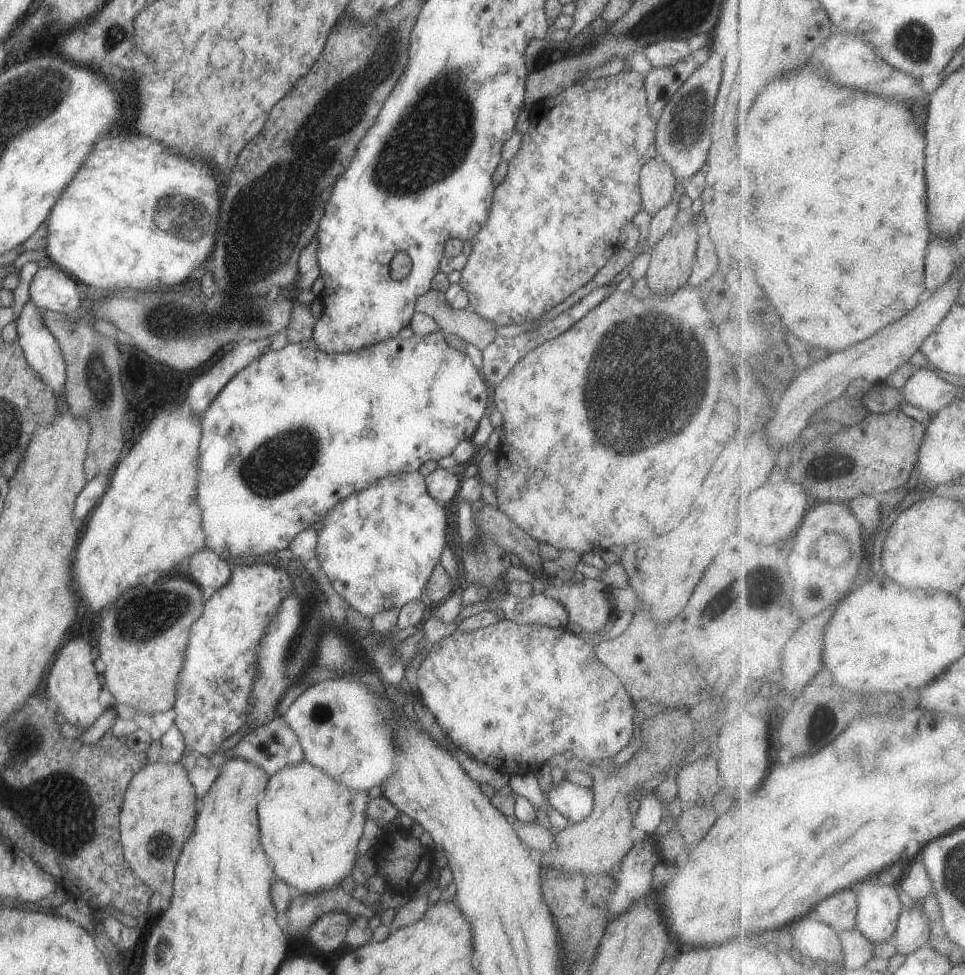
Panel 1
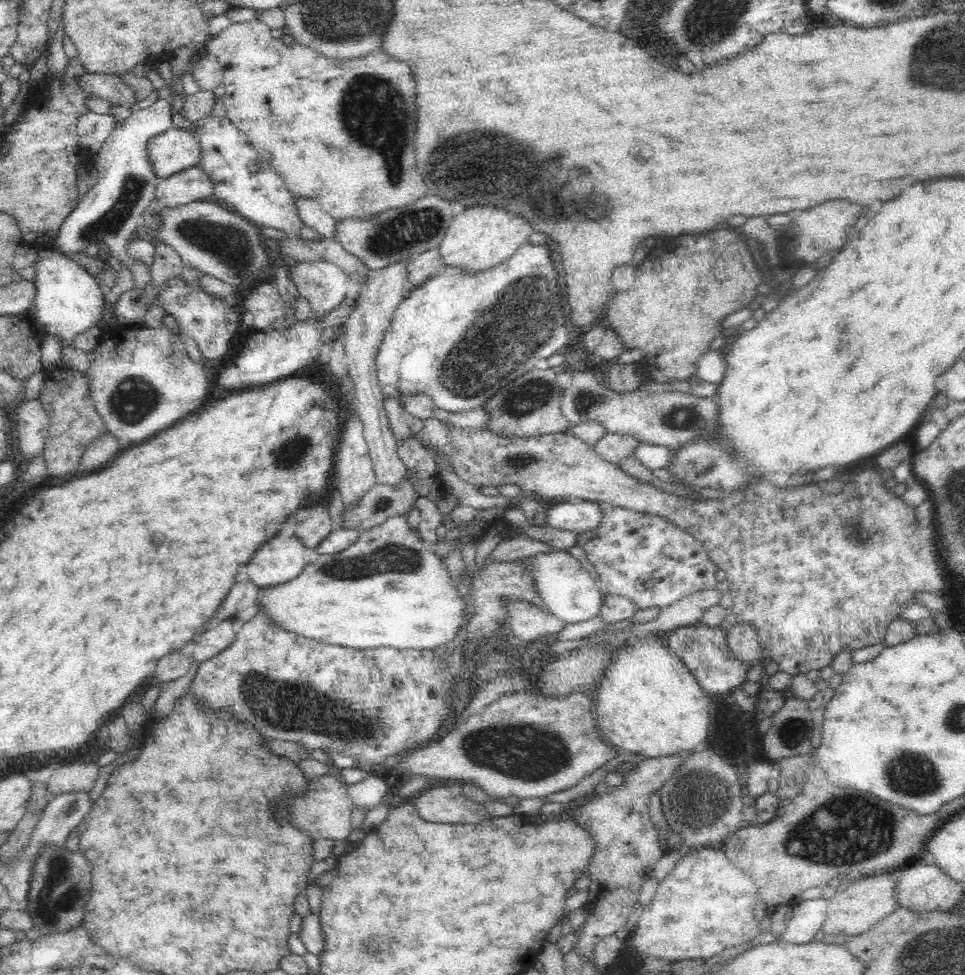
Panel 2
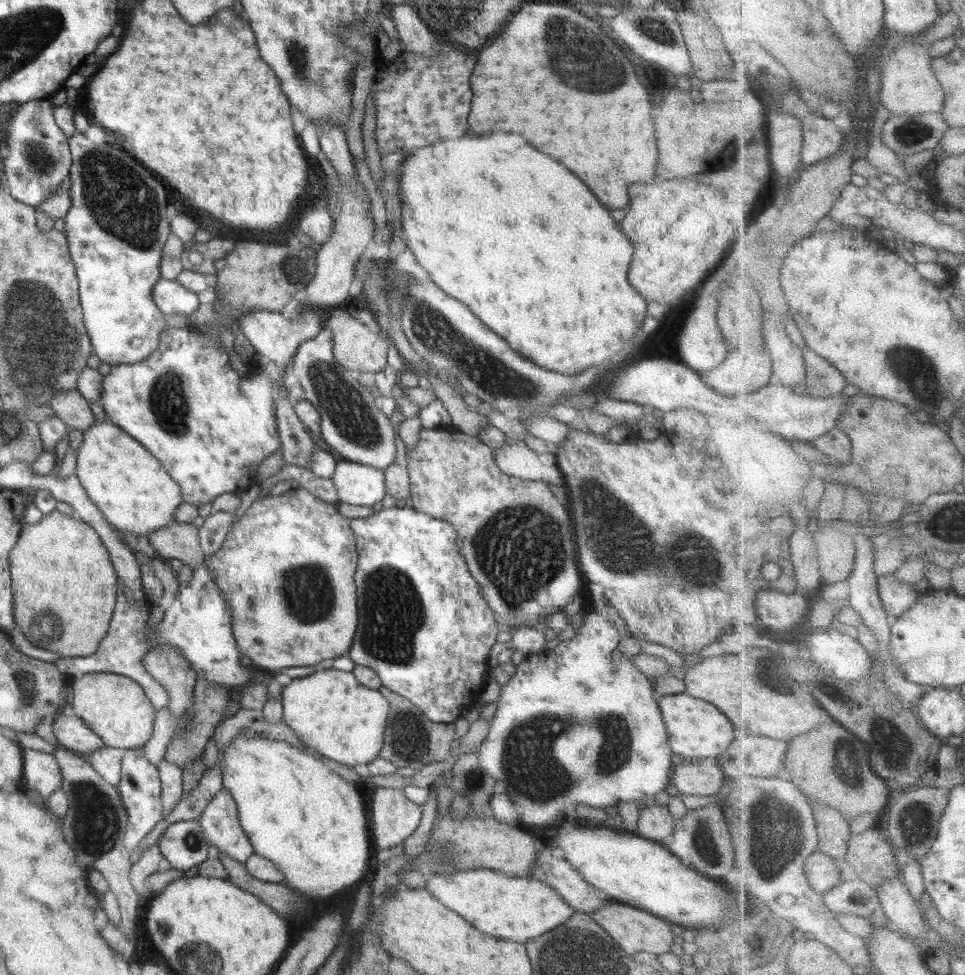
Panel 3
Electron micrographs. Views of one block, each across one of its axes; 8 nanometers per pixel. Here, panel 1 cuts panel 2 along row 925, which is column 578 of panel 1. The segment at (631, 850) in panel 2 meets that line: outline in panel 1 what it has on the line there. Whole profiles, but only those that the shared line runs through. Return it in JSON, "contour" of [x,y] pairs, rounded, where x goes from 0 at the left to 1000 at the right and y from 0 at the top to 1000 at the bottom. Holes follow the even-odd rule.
{"contour":[[[605,593],[603,596],[585,596],[582,601],[569,600],[564,603],[562,609],[584,622],[587,628],[589,628],[590,638],[597,640],[601,649],[617,652],[619,648],[623,648],[628,644],[632,634],[639,631],[639,626],[628,613],[629,607],[630,604],[626,601],[626,597]]]}

